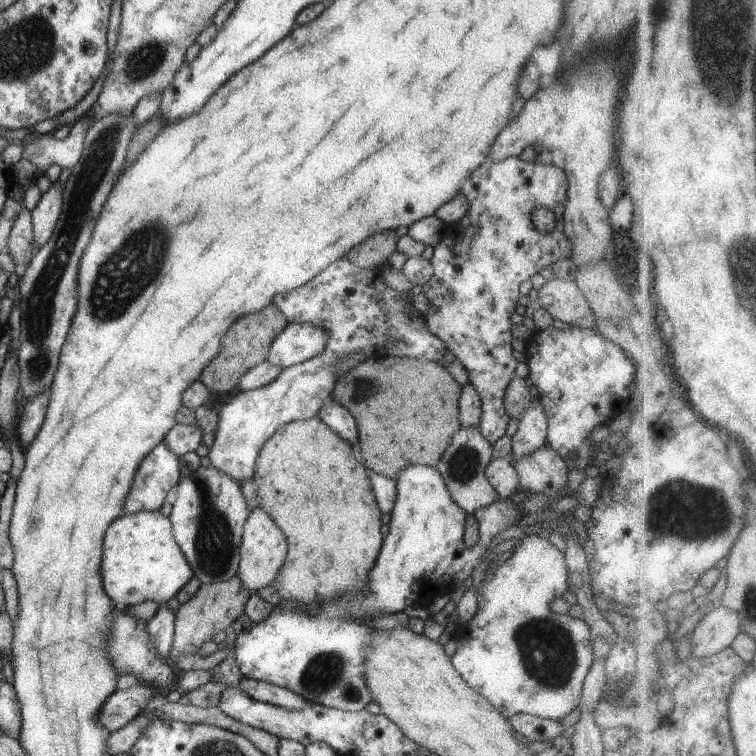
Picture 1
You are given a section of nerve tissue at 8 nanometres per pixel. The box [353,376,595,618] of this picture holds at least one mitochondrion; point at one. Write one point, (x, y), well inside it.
(464, 463)

